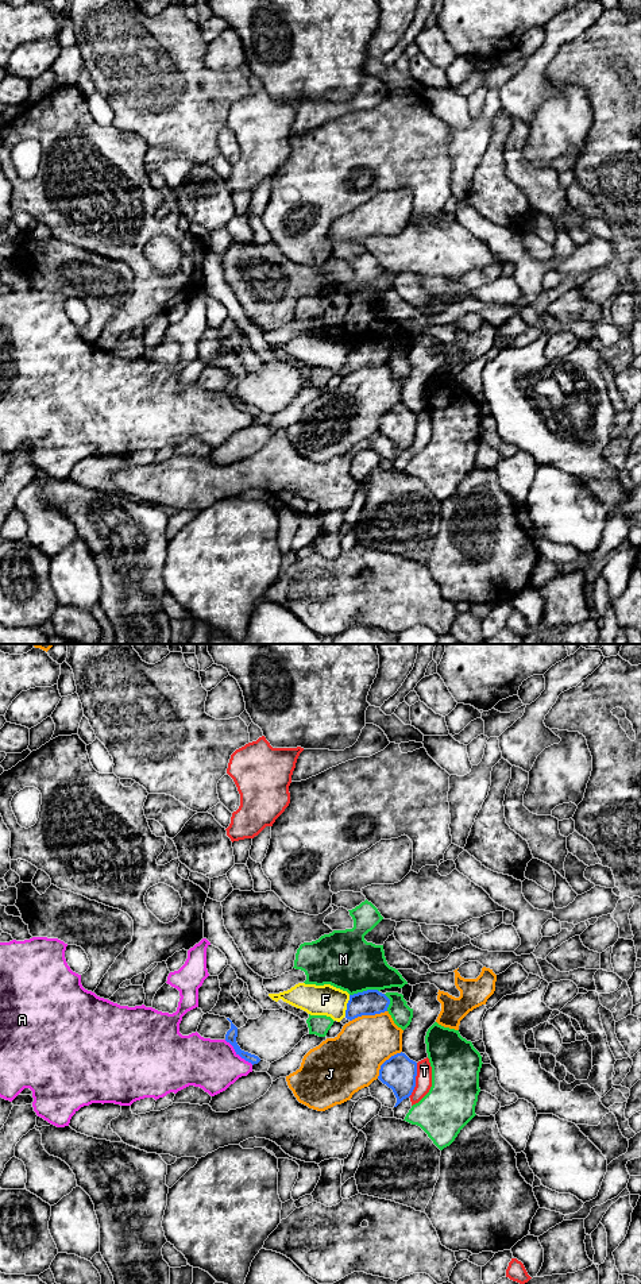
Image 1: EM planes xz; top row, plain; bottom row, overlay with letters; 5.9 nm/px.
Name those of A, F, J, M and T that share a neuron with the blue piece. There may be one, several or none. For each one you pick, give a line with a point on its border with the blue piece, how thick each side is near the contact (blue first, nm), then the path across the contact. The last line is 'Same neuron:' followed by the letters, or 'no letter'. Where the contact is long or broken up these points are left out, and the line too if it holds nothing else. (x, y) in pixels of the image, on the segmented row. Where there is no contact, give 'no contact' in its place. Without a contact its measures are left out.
Same neuron: no letter

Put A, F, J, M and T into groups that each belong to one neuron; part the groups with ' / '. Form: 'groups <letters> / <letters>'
groups A / F / J / M / T

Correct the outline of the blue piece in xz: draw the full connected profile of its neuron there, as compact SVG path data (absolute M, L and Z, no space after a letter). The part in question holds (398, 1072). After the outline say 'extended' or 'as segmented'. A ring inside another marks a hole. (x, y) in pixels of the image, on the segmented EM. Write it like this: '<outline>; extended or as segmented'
M397 1053L386 1060L379 1069L378 1079L393 1090L397 1107L403 1099L409 1098L416 1087L417 1063L405 1053Z; as segmented

